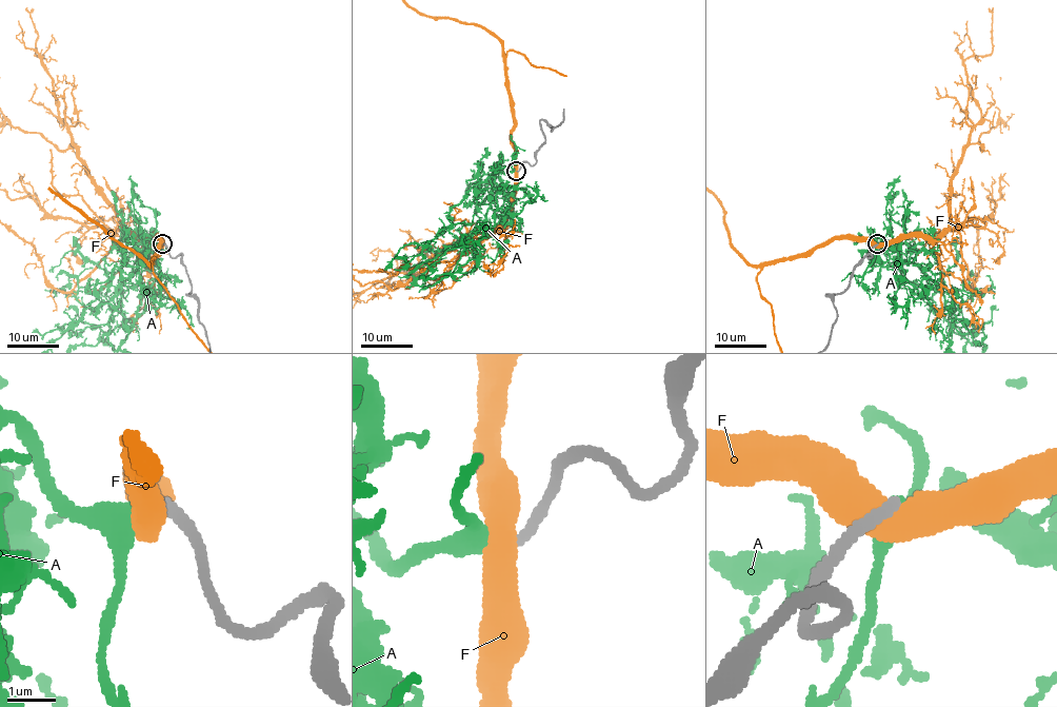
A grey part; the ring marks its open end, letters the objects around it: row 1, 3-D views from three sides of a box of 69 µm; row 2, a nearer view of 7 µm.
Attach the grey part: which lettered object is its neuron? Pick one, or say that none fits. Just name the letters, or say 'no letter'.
A

